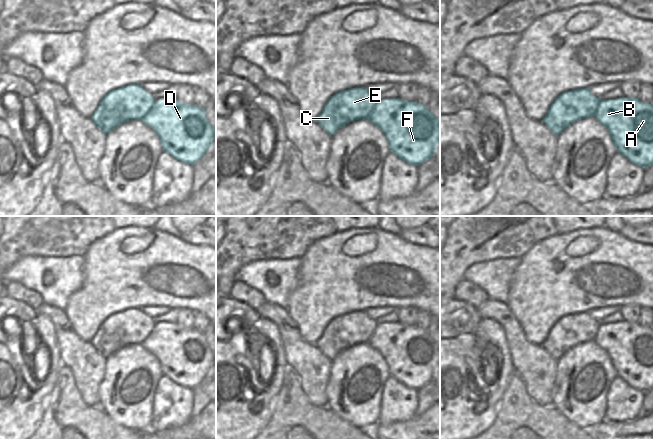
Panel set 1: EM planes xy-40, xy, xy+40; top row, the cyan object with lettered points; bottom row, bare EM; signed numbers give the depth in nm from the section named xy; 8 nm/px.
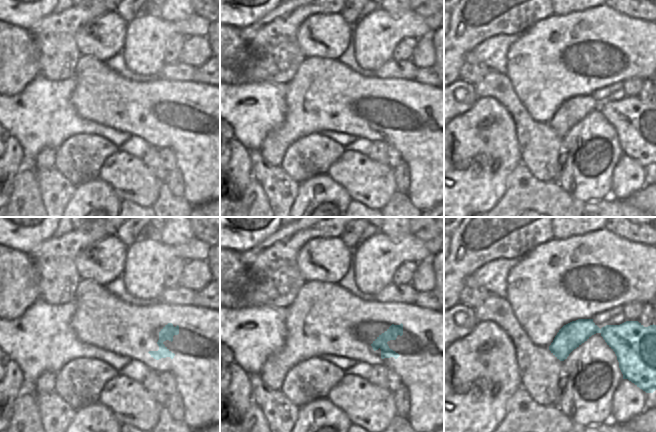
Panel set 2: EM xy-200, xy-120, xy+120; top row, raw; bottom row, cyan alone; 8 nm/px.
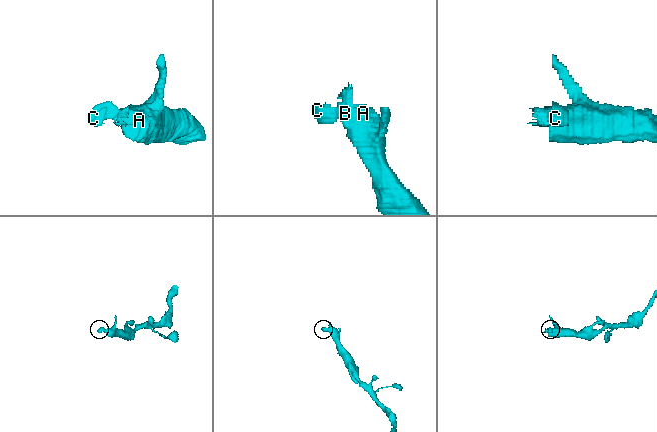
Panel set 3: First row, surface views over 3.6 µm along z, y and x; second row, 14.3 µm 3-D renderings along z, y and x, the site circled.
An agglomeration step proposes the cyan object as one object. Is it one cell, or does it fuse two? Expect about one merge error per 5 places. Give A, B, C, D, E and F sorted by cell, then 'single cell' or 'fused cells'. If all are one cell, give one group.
A B D F / C E | fused cells

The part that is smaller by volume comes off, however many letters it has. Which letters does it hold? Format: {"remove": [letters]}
{"remove": ["C", "E"]}

